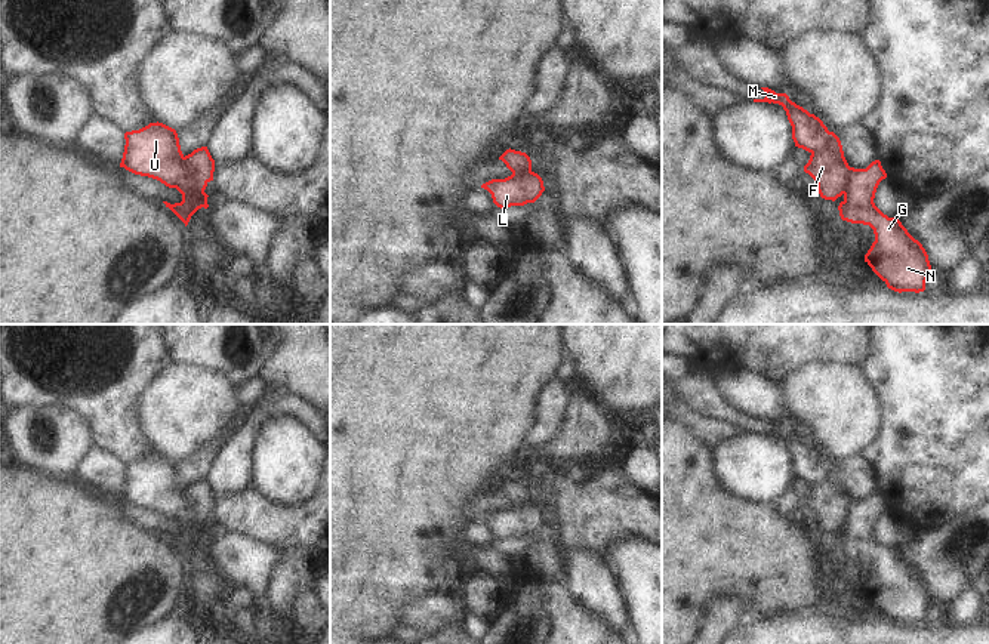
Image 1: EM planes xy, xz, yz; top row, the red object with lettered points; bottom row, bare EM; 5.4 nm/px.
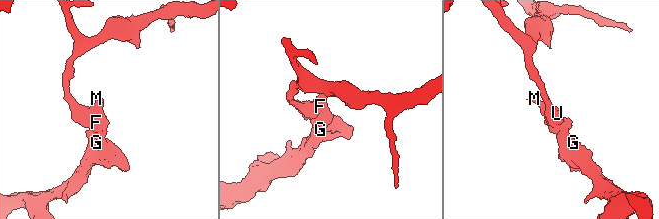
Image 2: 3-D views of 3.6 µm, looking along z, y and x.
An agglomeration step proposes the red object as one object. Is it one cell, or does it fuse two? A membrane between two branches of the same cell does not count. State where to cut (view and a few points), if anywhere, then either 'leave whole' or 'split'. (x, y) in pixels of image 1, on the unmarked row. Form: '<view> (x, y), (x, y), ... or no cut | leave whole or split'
xy (184, 489), (184, 495), (196, 514), (196, 523), (188, 530) | split

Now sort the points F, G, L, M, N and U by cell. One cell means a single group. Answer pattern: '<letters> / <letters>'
F U / G L M N

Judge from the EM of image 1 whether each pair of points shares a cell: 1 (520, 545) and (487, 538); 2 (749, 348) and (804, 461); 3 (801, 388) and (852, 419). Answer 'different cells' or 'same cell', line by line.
1: different cells
2: different cells
3: same cell

